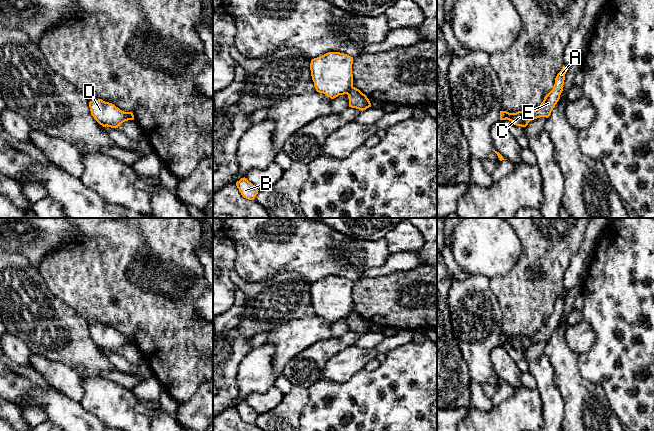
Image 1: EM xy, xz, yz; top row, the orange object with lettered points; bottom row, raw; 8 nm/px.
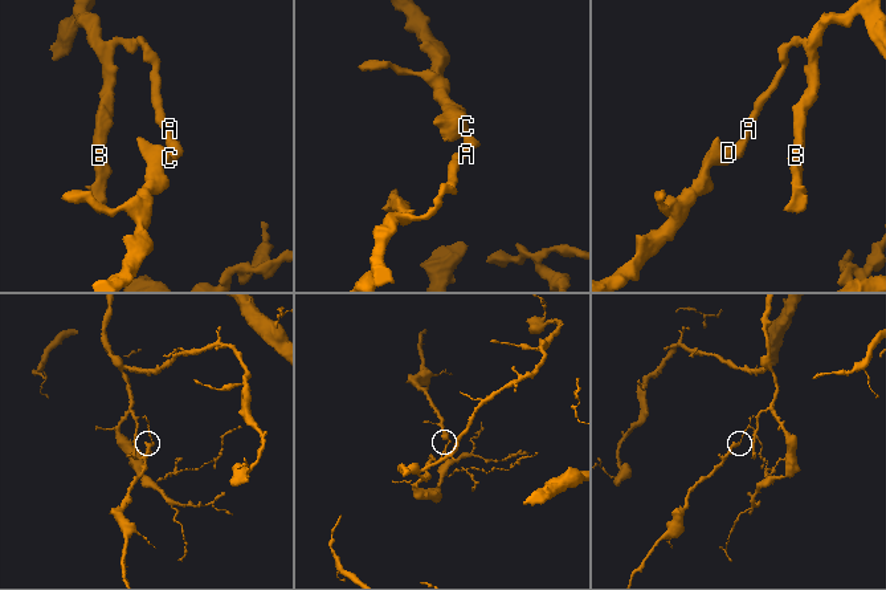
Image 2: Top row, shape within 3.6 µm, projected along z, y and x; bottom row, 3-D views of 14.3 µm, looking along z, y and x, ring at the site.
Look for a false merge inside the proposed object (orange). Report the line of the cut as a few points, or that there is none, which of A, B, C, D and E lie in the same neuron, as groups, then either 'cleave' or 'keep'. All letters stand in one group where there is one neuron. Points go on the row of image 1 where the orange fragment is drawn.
cut in xz along (352, 86), (346, 93); A B E / C D; cleave

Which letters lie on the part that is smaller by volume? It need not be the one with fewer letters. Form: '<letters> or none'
C, D

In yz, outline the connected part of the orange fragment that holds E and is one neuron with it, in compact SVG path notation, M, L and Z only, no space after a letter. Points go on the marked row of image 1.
M563 65L561 71L557 74L555 78L553 89L545 96L541 105L531 112L531 116L533 119L537 119L540 117L548 118L551 115L551 112L559 101L560 95L563 91L566 72L567 68Z

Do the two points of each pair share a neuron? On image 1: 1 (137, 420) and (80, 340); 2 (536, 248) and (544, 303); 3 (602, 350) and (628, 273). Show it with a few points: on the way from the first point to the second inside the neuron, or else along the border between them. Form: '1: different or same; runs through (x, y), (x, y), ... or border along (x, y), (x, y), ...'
1: different; border along (98, 375), (81, 377)
2: same; runs through (543, 262), (543, 268), (547, 273), (544, 289)
3: same; runs through (612, 331), (628, 315), (628, 292)

